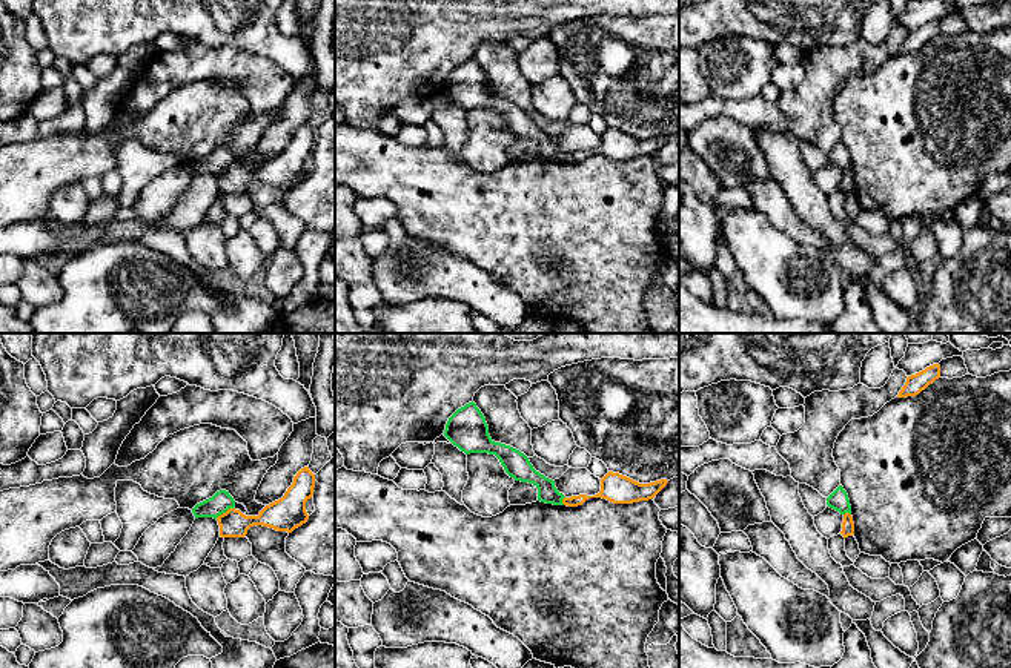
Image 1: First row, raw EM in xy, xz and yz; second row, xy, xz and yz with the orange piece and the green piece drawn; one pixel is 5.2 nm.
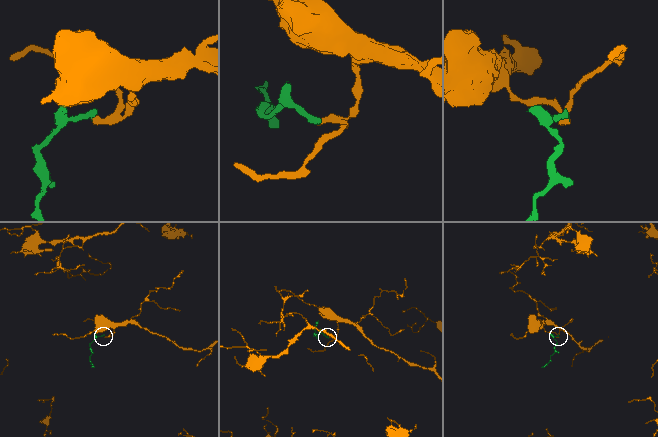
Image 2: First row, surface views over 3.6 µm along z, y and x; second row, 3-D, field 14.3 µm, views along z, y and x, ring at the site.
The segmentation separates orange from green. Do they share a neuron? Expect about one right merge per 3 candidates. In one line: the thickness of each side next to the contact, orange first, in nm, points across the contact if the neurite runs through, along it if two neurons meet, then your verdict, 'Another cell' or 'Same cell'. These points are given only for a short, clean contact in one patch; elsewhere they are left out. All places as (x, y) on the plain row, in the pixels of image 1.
Thickness 140 nm (orange) against 110 nm. Boundary: xy (232, 163), (215, 174). Another cell

